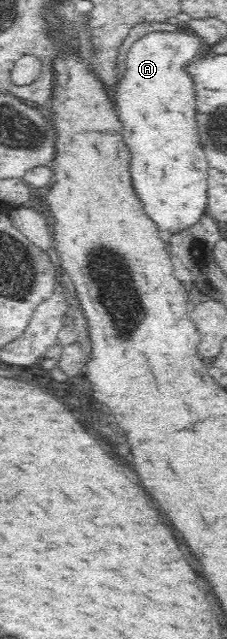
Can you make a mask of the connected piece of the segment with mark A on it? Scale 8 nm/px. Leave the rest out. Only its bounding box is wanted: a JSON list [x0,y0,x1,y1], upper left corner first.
[112,27,206,231]

